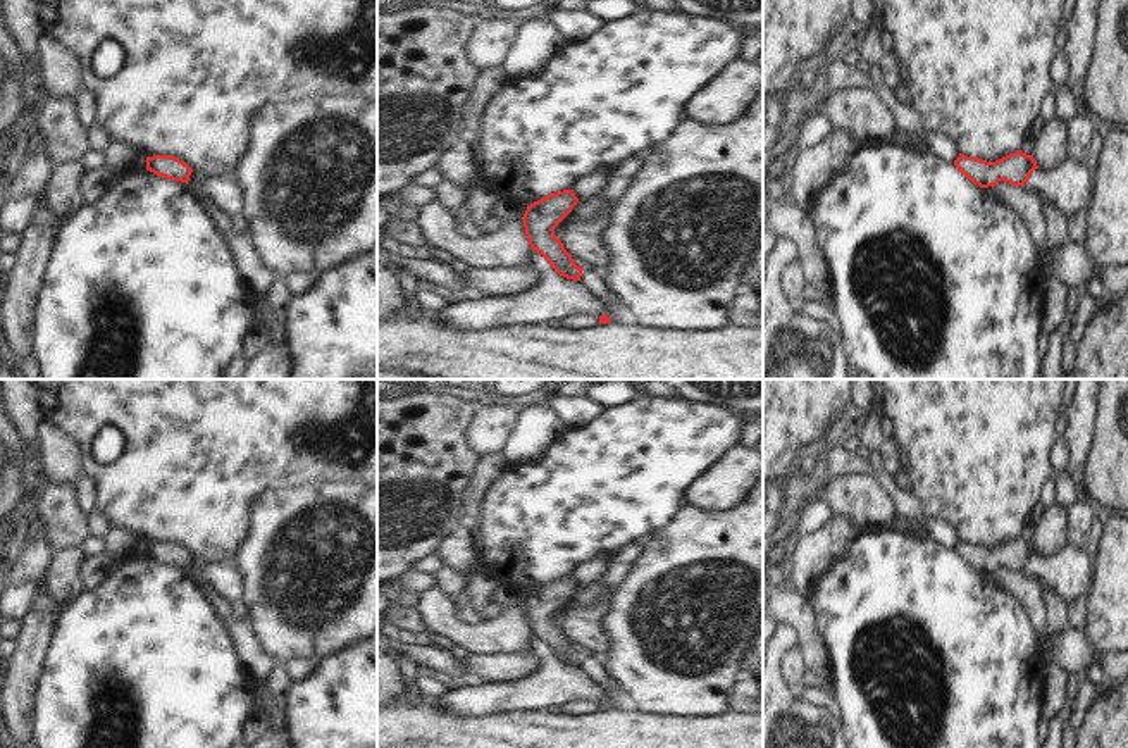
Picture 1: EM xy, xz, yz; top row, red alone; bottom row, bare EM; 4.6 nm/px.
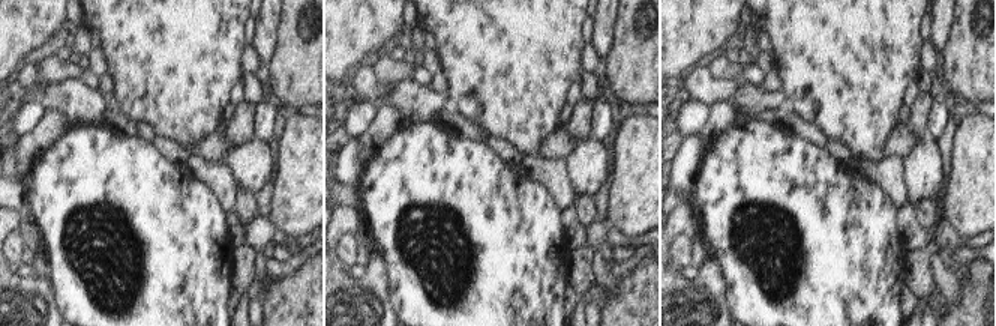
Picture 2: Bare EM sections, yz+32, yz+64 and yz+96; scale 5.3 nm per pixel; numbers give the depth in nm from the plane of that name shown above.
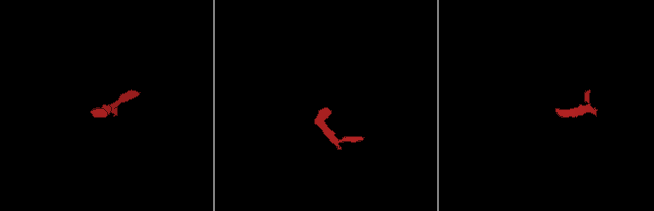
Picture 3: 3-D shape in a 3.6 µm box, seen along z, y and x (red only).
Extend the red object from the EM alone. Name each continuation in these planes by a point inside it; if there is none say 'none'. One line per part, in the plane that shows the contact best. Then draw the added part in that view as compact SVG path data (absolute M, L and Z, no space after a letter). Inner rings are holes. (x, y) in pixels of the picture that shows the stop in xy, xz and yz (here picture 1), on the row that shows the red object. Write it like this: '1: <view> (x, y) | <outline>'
none

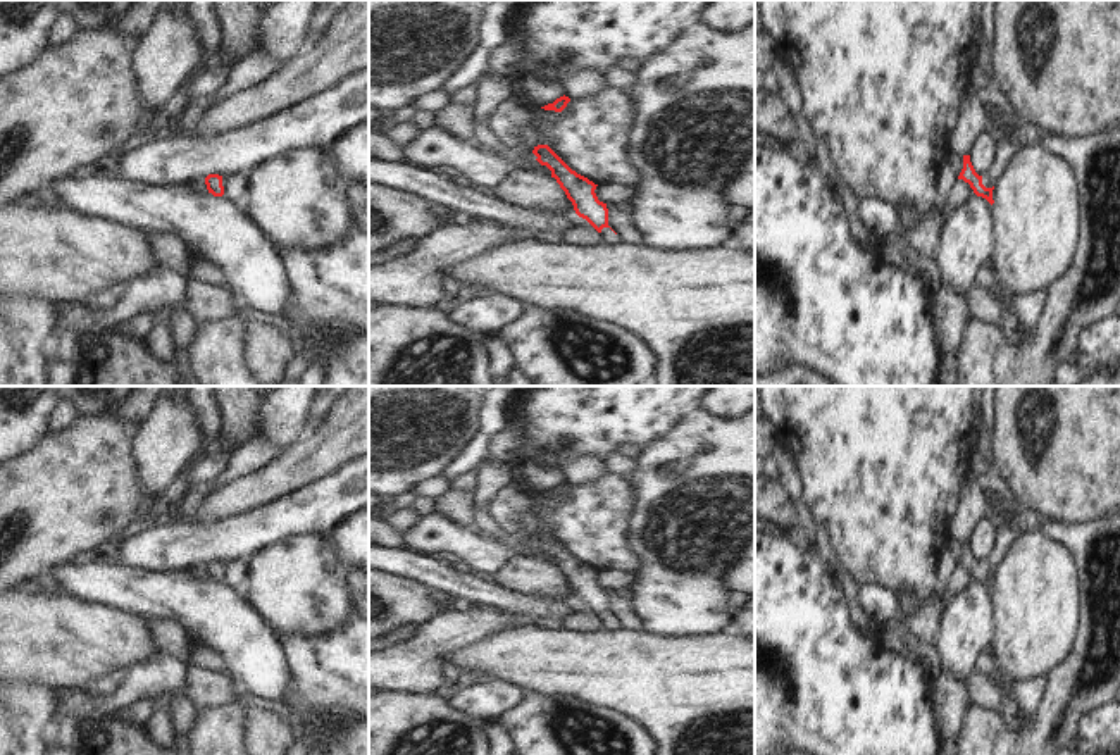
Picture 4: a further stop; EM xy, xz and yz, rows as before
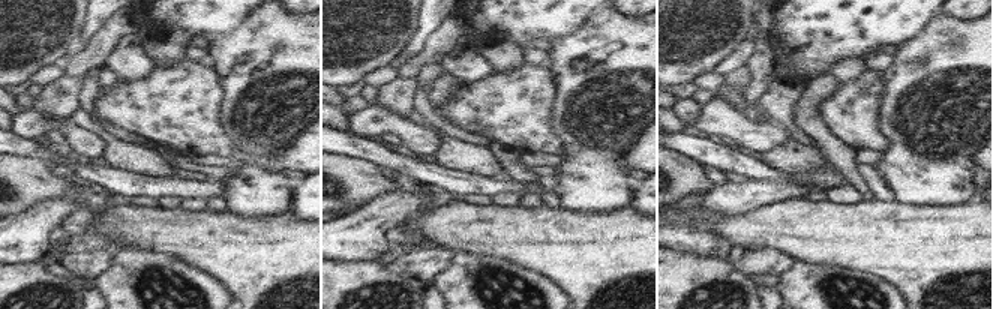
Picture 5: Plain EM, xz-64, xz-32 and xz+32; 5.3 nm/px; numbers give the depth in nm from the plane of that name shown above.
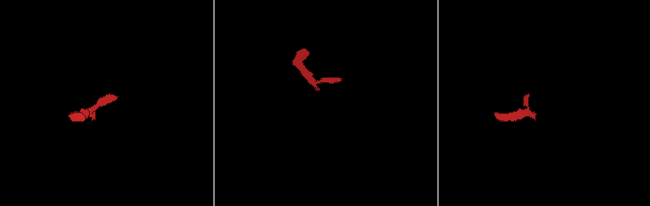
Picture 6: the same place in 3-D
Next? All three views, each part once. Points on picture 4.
1: yz (1007, 149) | M1003 134L998 140L998 157L996 157L991 171L982 176L982 184L986 188L992 188L998 183L999 176L1003 174L1003 171L1006 169L1006 165L1011 162L1011 159L1015 157L1015 153L1017 153L1015 143Z

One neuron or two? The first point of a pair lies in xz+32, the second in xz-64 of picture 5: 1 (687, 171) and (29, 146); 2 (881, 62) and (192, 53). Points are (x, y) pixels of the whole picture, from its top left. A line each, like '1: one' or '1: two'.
1: two
2: one

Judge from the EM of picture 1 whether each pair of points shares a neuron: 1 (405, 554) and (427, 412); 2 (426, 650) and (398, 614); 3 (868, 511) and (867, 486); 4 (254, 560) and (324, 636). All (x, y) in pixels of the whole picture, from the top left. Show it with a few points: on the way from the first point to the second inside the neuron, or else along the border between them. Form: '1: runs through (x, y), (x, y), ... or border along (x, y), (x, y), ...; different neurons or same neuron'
1: runs through (405, 519), (405, 464), (421, 447); same neuron
2: border along (395, 635), (422, 640); different neurons
3: runs through (868, 505), (867, 492); same neuron
4: runs through (276, 585), (276, 607), (279, 610), (302, 612); same neuron

